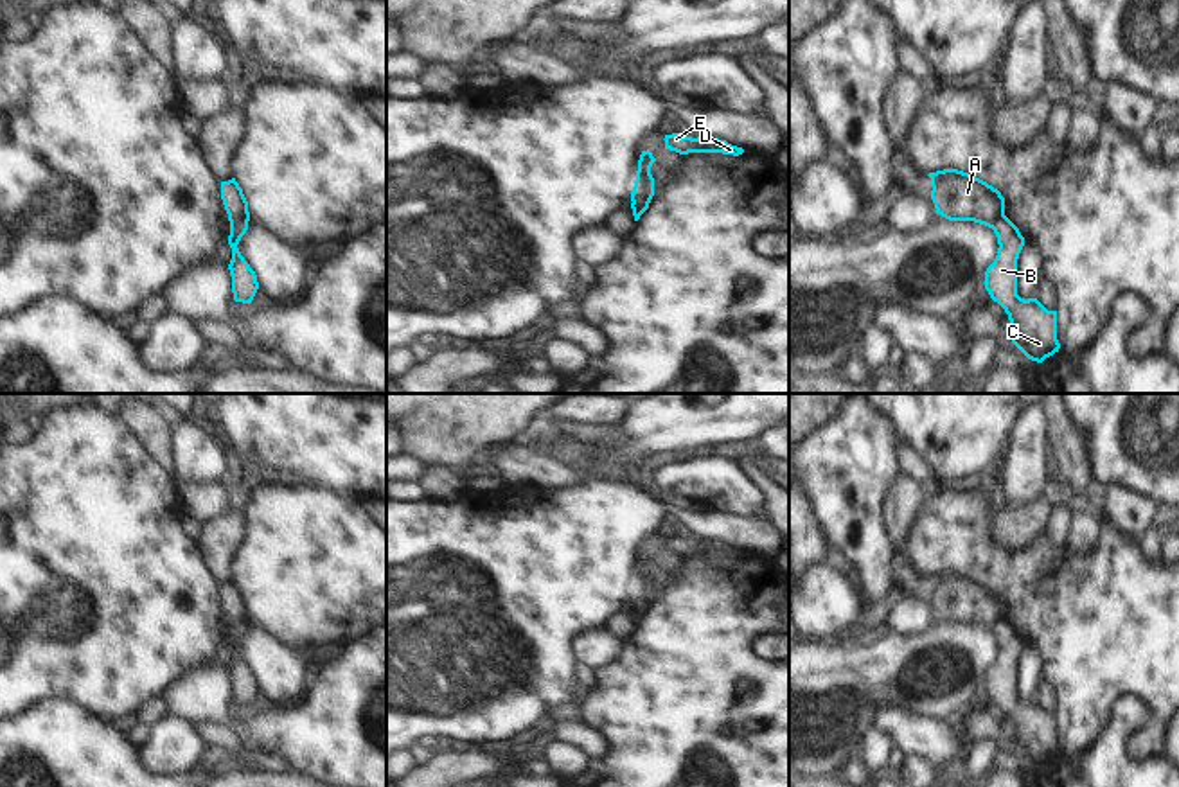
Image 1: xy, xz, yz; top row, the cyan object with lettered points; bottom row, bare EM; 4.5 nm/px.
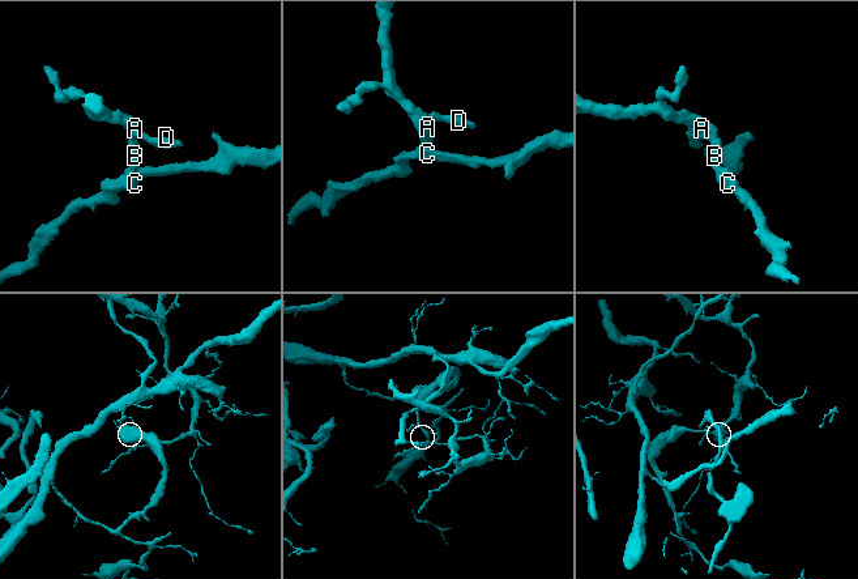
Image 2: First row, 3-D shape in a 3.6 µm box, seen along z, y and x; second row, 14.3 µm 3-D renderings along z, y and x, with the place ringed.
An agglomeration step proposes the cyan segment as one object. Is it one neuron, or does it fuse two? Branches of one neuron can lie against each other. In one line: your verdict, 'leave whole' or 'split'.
split

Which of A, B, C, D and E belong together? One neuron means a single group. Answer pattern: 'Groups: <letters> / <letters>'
Groups: A D E / B C.

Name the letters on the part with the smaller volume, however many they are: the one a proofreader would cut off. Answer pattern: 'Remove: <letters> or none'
Remove: B, C

